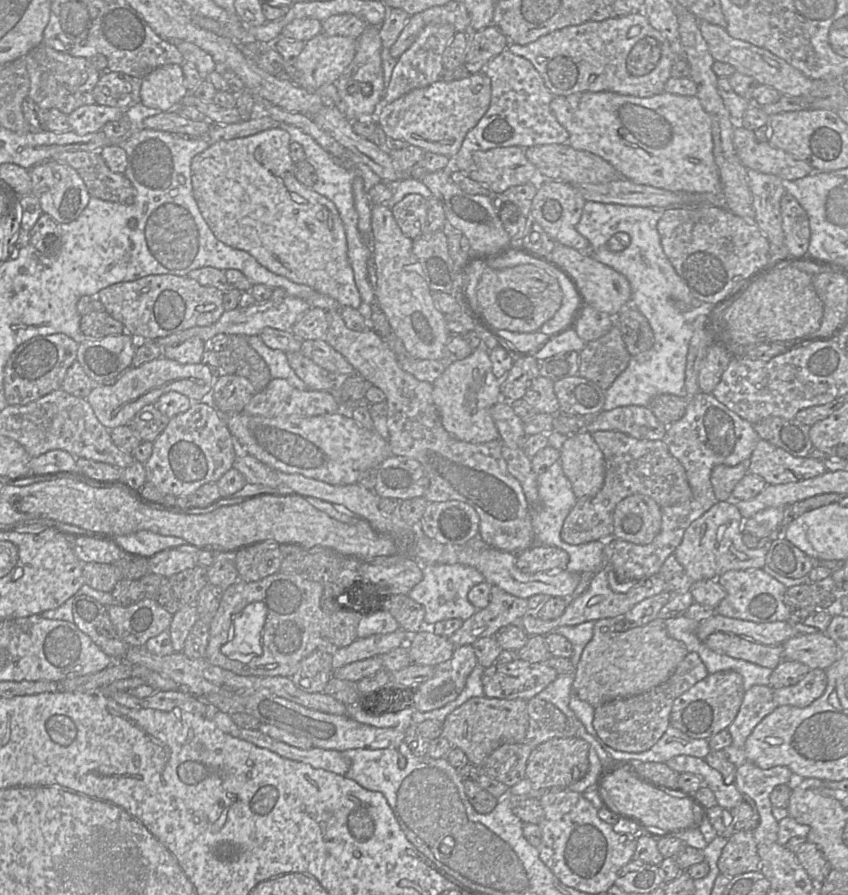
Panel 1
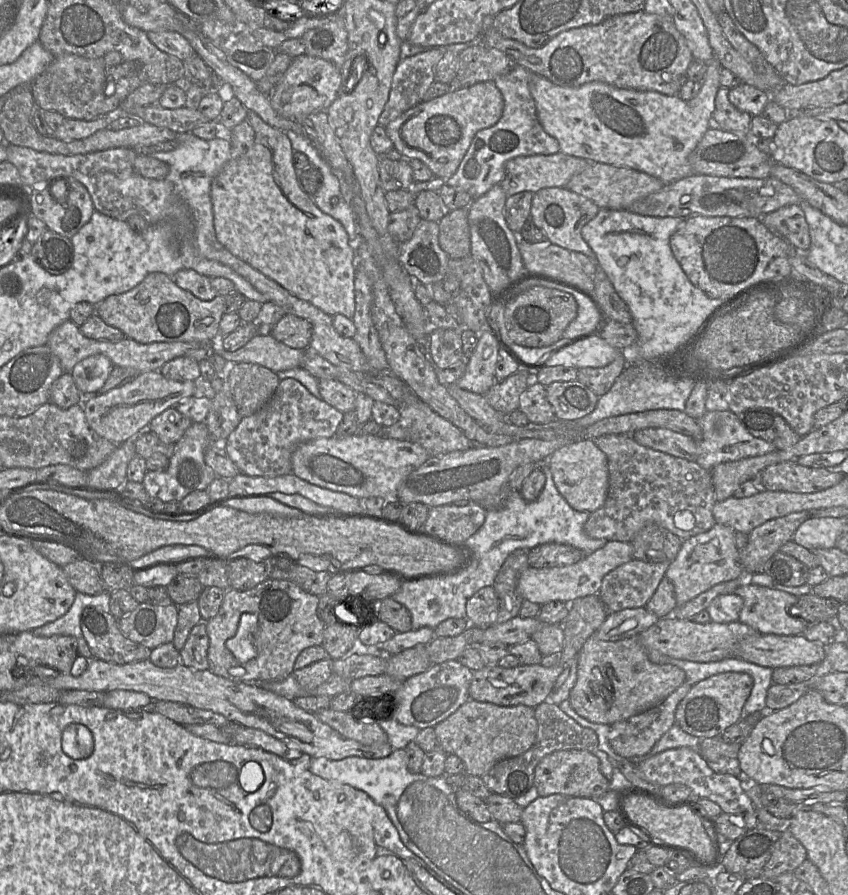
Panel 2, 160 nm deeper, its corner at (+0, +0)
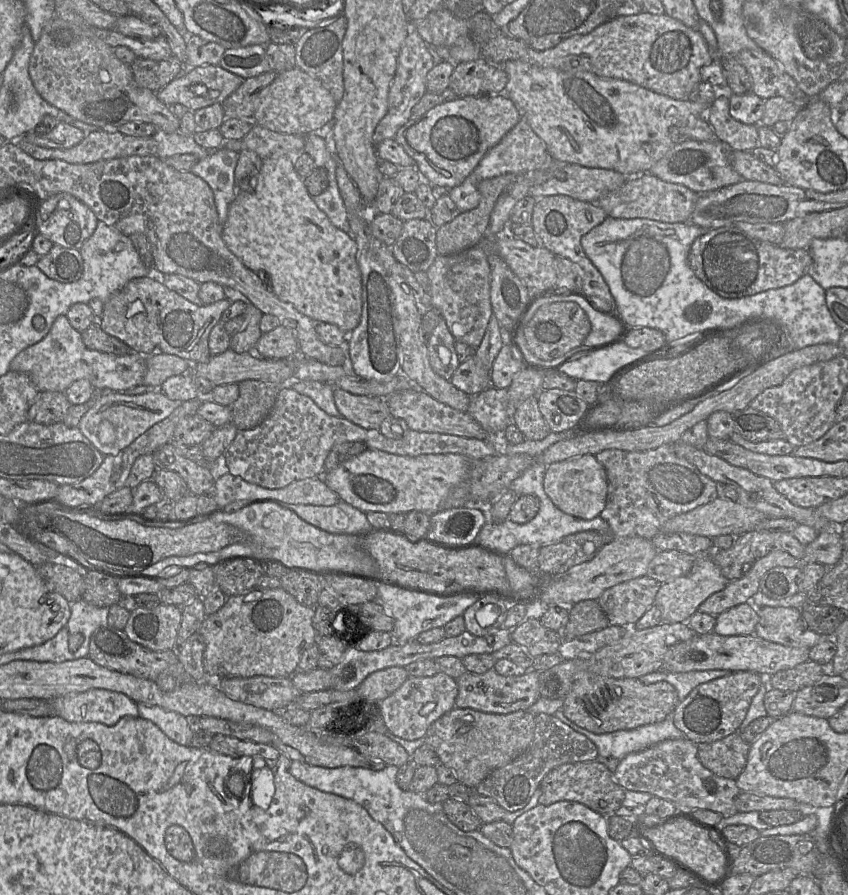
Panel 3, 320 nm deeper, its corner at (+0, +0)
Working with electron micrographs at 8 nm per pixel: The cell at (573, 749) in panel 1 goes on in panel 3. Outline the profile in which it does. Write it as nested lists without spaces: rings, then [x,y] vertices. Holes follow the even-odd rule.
[[[598,760],[560,765],[545,775],[539,789],[541,795],[538,803],[541,805],[548,806],[559,801],[578,802],[606,818],[615,815],[622,806],[626,791],[616,782],[613,773]]]

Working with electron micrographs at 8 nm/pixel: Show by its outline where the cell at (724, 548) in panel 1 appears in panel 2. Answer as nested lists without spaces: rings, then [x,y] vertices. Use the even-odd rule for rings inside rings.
[[[716,523],[707,532],[682,542],[677,557],[670,563],[665,574],[674,585],[677,606],[684,605],[717,584],[744,578],[745,571],[735,544],[735,532],[730,526]]]

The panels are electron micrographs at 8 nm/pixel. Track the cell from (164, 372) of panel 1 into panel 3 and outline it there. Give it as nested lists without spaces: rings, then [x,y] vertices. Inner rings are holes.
[[[159,389],[139,395],[104,392],[83,415],[78,428],[104,456],[115,455],[151,426],[168,417],[180,403],[169,399]]]

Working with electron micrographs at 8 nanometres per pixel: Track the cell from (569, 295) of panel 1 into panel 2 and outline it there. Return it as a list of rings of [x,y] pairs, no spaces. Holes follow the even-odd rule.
[[[564,286],[555,288],[570,293],[578,305],[577,317],[565,329],[563,337],[575,340],[597,333],[602,326],[602,317],[593,302],[571,288]]]

